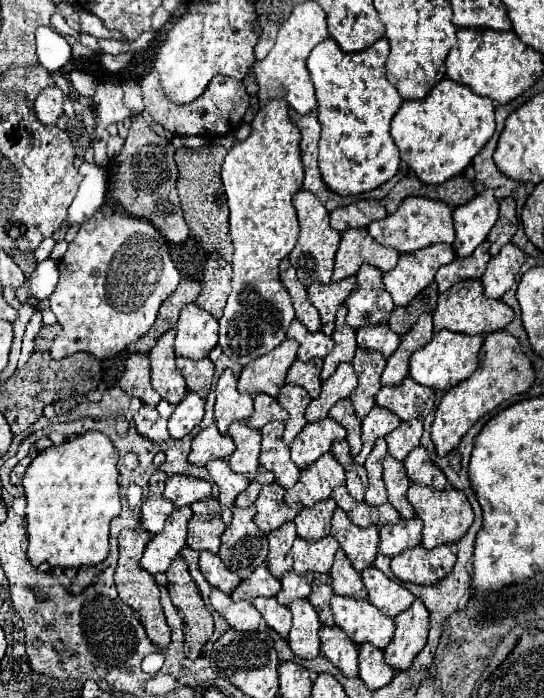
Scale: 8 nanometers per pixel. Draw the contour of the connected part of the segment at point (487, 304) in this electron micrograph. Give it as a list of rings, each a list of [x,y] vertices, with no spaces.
[[[464,280],[438,296],[438,306],[432,318],[434,318],[434,332],[446,328],[450,332],[464,332],[464,334],[490,334],[496,330],[504,330],[508,322],[512,322],[514,310],[502,300],[486,298],[484,288],[478,280]]]

